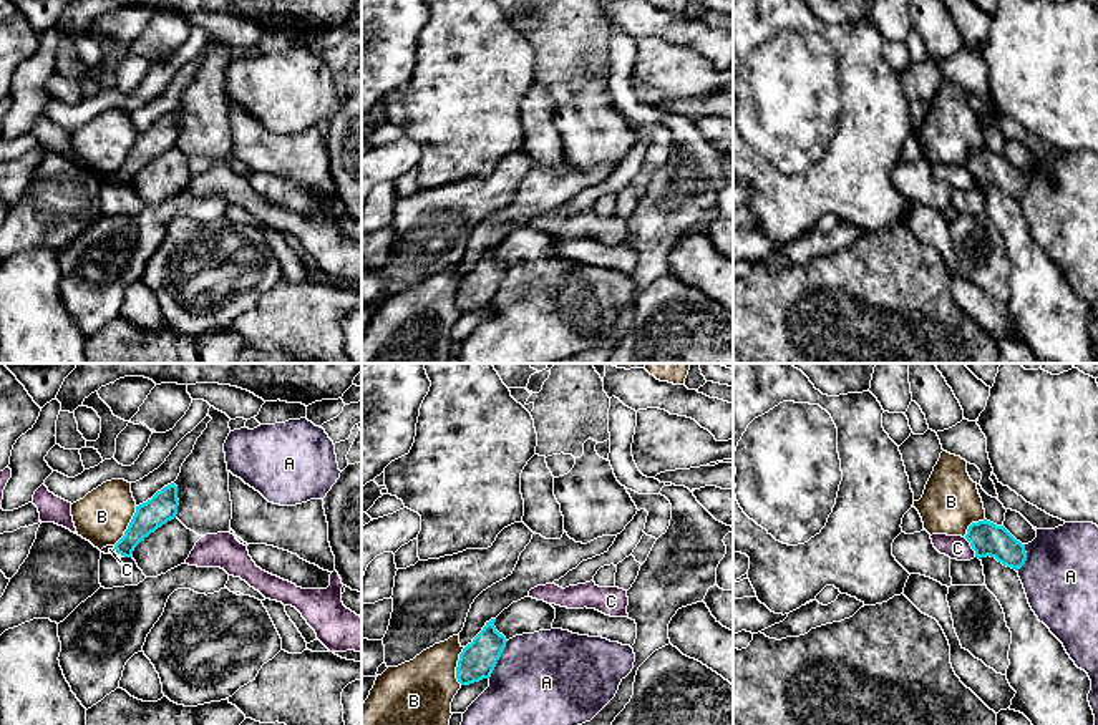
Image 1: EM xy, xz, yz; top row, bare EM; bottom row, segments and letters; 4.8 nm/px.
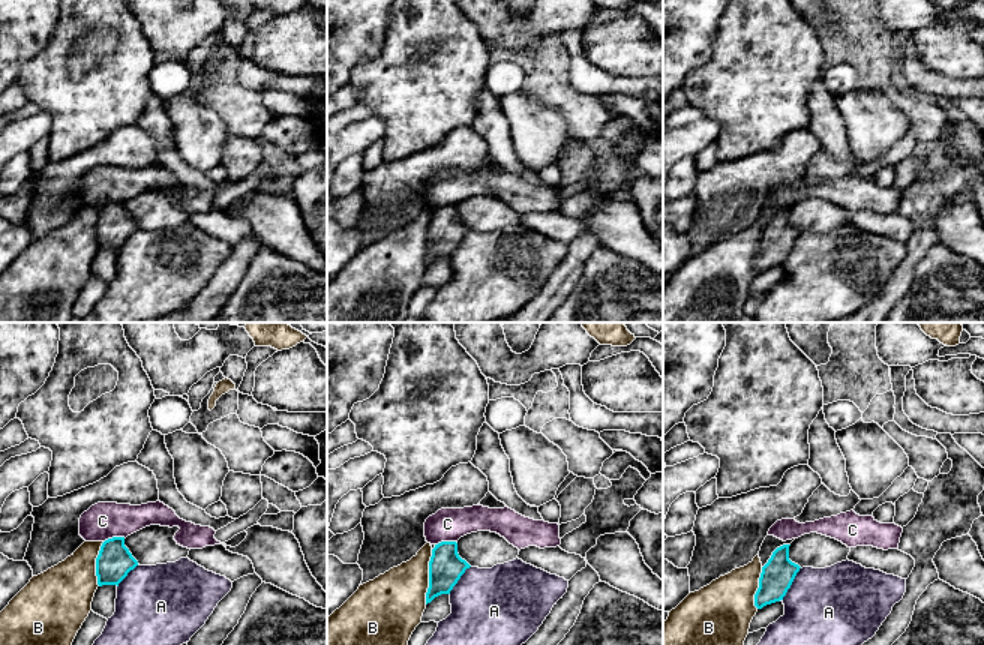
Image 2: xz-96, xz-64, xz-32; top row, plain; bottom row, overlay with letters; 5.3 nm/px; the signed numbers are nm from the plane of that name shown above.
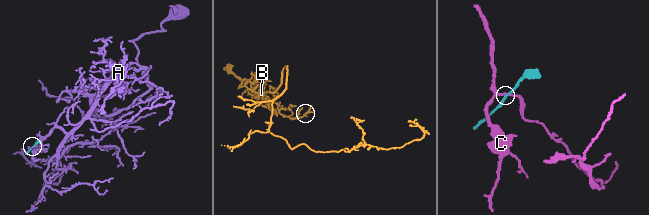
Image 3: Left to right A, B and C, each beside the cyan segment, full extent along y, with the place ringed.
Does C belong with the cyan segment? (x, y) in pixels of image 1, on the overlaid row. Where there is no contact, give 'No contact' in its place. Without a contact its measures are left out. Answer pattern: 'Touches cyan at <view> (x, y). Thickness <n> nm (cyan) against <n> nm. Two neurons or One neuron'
Touches cyan at yz (972, 548). Thickness 160 nm (cyan) against 110 nm. Two neurons

